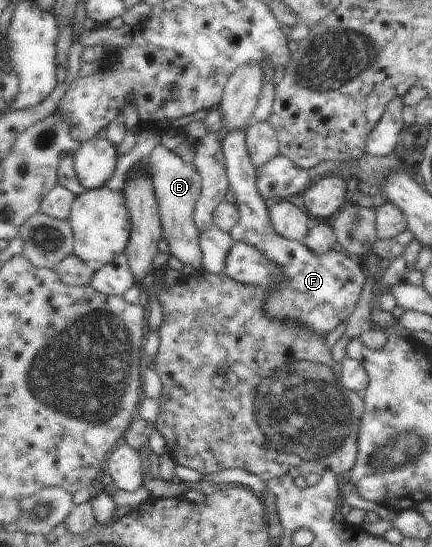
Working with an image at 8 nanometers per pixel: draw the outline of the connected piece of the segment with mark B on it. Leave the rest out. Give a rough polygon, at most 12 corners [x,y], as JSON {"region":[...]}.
{"region":[[157,146],[157,200],[172,254],[197,271],[207,255],[195,220],[203,176]]}

